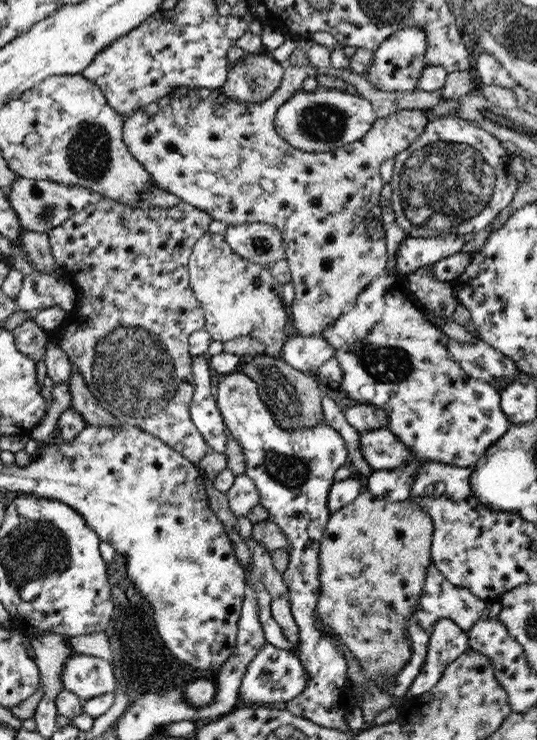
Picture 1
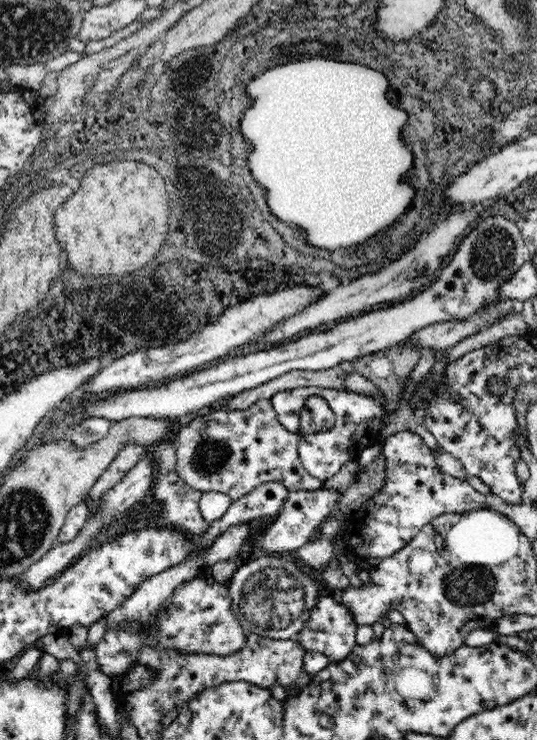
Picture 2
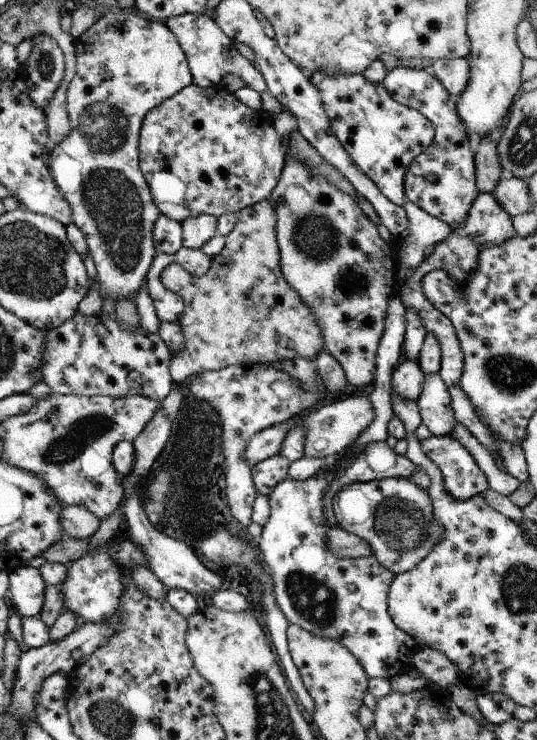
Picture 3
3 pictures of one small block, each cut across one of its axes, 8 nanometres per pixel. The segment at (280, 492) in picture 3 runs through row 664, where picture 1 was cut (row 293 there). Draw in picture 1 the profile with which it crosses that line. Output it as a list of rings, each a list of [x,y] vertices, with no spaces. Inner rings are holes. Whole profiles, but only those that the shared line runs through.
[[[401,274],[375,278],[321,338],[335,348],[333,358],[337,358],[343,370],[339,386],[347,394],[347,400],[387,412],[389,430],[411,450],[413,460],[435,460],[457,468],[473,468],[511,426],[501,410],[501,392],[493,384],[471,378],[449,356],[449,338],[423,316],[417,298],[409,290],[409,280]]]

